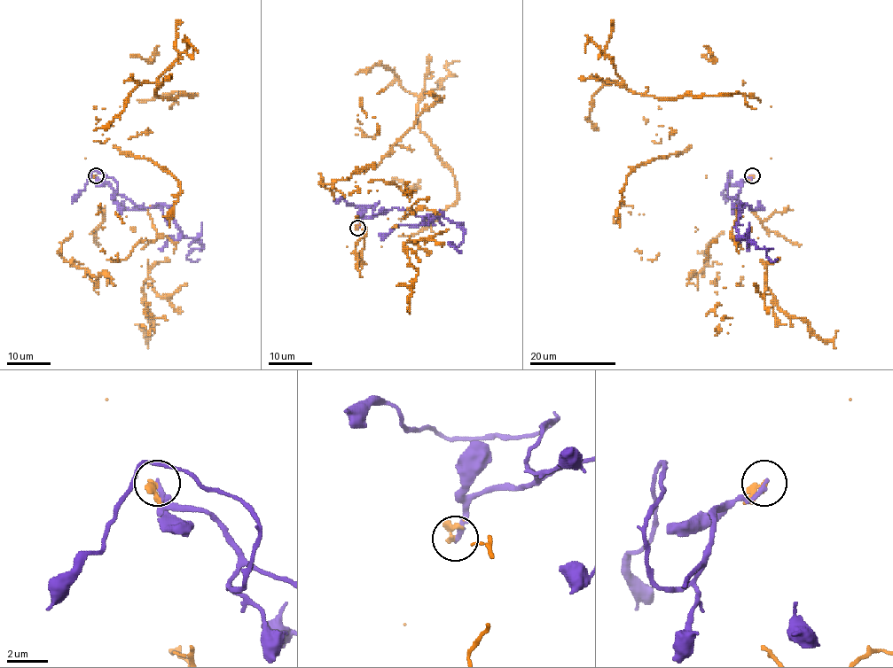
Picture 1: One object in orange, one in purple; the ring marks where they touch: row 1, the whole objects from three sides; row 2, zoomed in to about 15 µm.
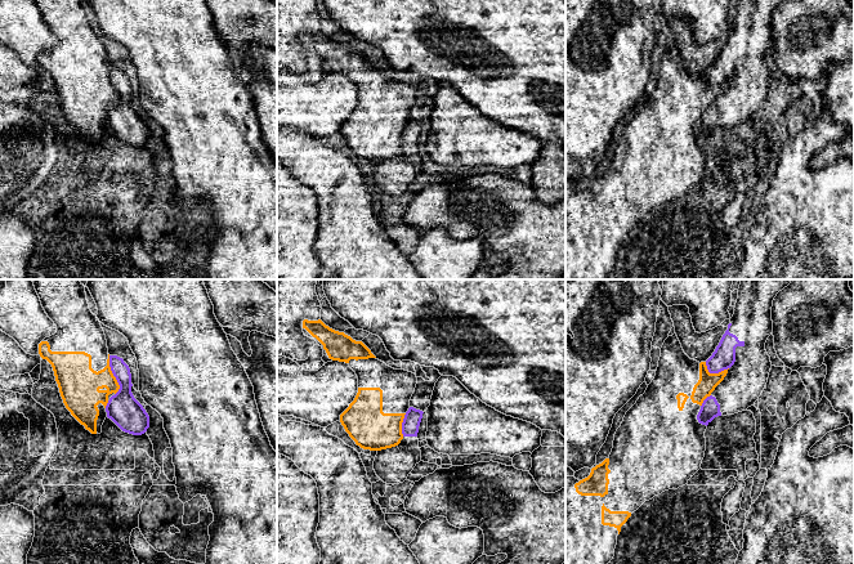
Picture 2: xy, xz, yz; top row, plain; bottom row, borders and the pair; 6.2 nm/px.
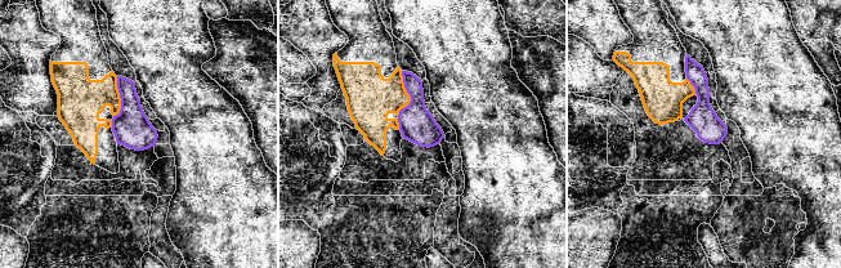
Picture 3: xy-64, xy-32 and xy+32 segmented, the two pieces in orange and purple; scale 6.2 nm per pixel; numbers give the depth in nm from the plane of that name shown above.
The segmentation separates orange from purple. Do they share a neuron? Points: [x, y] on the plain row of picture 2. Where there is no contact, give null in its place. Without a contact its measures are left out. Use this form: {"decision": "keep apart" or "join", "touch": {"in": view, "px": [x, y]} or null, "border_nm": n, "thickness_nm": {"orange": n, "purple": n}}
{"decision": "keep apart", "touch": {"in": "xy", "px": [112, 86]}, "border_nm": 260, "thickness_nm": {"orange": 260, "purple": 200}}

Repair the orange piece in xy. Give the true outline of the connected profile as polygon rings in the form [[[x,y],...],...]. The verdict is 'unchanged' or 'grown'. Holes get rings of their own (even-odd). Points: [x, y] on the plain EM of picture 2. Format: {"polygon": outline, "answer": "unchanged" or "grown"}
{"polygon": [[[35,0],[57,44],[39,55],[39,66],[54,82],[55,93],[66,120],[91,146],[100,146],[107,129],[108,107],[120,97],[109,79],[104,42],[97,27],[89,21],[85,0]]], "answer": "grown"}

